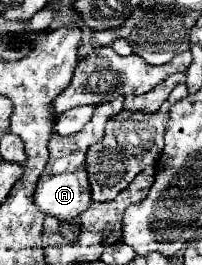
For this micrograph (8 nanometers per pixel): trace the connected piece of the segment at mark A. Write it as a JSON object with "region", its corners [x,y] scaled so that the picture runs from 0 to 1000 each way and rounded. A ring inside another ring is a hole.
{"region":[[[609,374],[480,396],[460,419],[460,449],[421,472],[421,487],[401,502],[371,502],[342,517],[302,517],[302,509],[262,502],[262,517],[243,532],[243,615],[233,615],[213,660],[183,691],[183,721],[173,721],[173,766],[223,811],[262,811],[292,834],[332,834],[332,826],[381,819],[391,804],[411,804],[441,781],[450,706],[441,706],[441,675],[431,675],[431,645],[421,645],[421,585],[460,540],[510,525],[520,464],[550,442],[569,442],[599,411],[609,411]]]}

